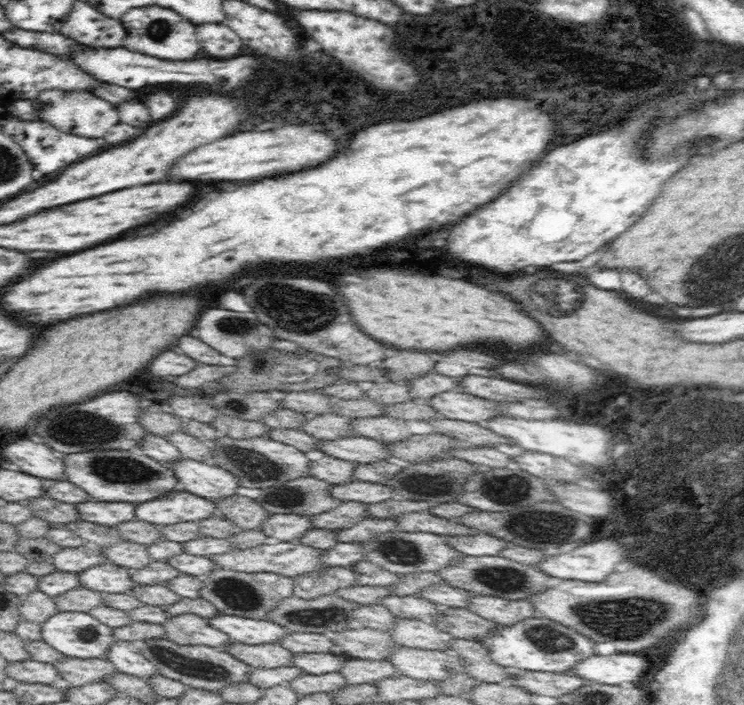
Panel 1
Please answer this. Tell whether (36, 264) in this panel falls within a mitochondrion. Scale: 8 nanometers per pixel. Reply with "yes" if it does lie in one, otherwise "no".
no

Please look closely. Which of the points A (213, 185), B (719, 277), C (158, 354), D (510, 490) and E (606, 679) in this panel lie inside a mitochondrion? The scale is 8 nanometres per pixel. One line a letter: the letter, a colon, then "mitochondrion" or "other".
A: other
B: mitochondrion
C: other
D: mitochondrion
E: other

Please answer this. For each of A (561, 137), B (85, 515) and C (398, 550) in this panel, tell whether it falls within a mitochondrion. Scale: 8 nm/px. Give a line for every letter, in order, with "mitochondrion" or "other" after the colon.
A: other
B: other
C: mitochondrion

